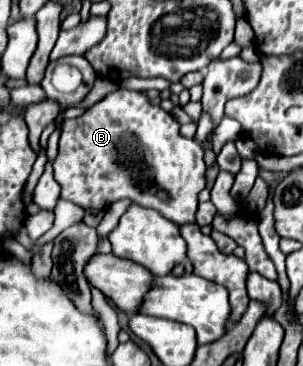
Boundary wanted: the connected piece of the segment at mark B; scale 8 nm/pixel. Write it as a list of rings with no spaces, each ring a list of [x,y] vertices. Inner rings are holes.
[[[129,89],[113,91],[103,101],[87,109],[81,117],[63,121],[59,151],[53,161],[53,169],[55,169],[55,179],[61,185],[61,197],[73,201],[83,209],[109,207],[111,203],[127,197],[133,203],[157,209],[163,217],[171,219],[177,225],[195,221],[195,211],[199,205],[197,195],[207,185],[205,179],[207,165],[203,161],[201,145],[191,139],[185,139],[179,133],[179,123],[173,119],[173,115],[165,113],[161,107],[153,107],[141,91],[129,91]],[[129,145],[137,147],[141,155],[141,159],[137,159],[139,165],[123,157],[123,149]]]

